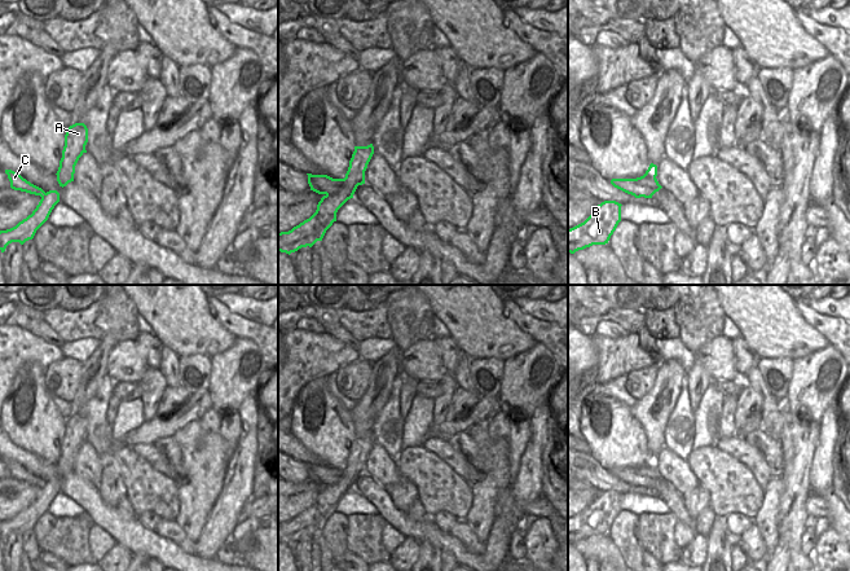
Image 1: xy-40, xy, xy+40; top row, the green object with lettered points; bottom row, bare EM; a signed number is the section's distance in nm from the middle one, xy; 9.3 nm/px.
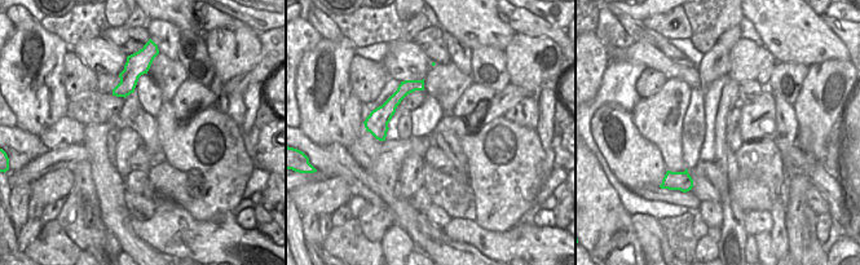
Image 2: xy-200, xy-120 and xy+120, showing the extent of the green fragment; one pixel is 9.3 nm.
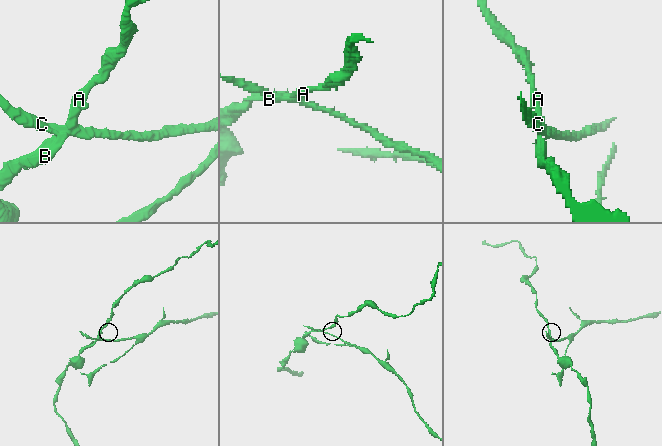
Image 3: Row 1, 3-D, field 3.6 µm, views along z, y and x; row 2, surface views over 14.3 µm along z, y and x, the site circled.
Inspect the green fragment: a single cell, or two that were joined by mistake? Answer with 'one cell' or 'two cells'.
two cells

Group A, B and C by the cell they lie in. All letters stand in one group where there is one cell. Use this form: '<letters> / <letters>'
A B / C

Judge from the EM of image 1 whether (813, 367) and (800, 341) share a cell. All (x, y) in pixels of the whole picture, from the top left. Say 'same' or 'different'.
different

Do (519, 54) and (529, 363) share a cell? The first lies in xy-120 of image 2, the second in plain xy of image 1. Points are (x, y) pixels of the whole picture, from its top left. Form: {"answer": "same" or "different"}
{"answer": "same"}

